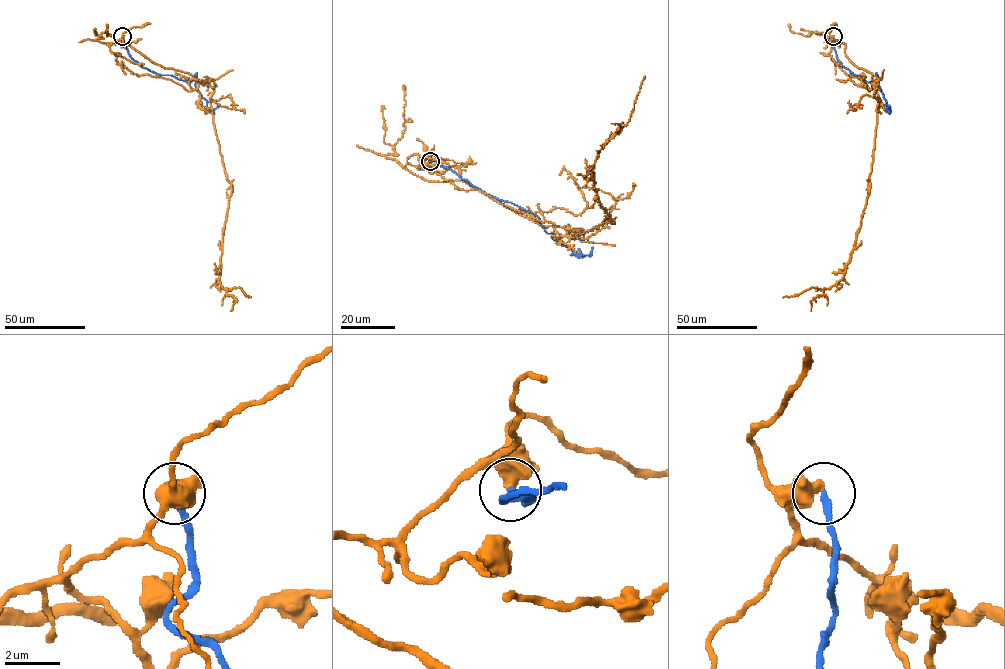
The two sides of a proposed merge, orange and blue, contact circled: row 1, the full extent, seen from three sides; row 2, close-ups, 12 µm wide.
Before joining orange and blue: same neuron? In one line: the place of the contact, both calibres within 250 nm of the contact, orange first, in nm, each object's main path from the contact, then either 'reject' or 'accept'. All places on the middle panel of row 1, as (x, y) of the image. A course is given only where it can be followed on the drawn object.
at (430, 161); 550 nm thick on the orange side, 220 nm on the other; orange runs (429, 161), (404, 166), (577, 235), (614, 223), (593, 164), (644, 76); blue runs (429, 161), (531, 213), (547, 232), (555, 234), (552, 237), (583, 257), (592, 247); reject

